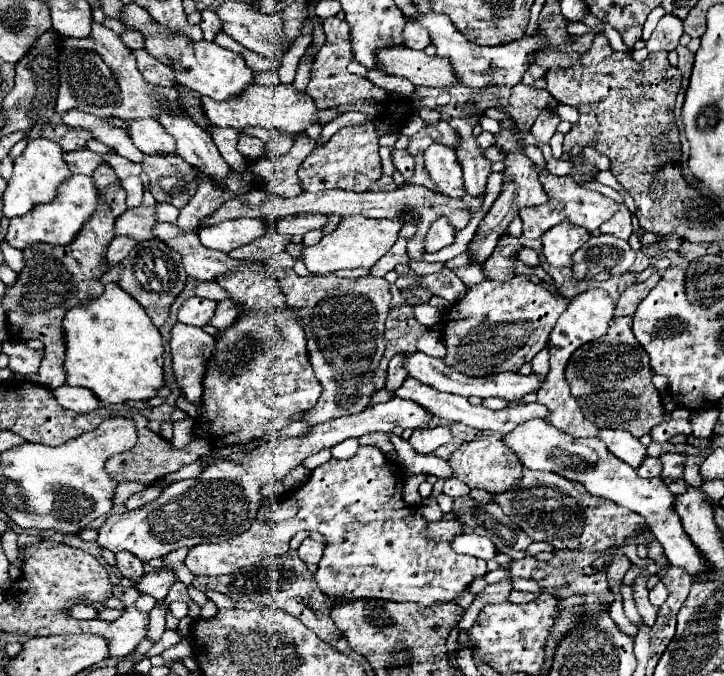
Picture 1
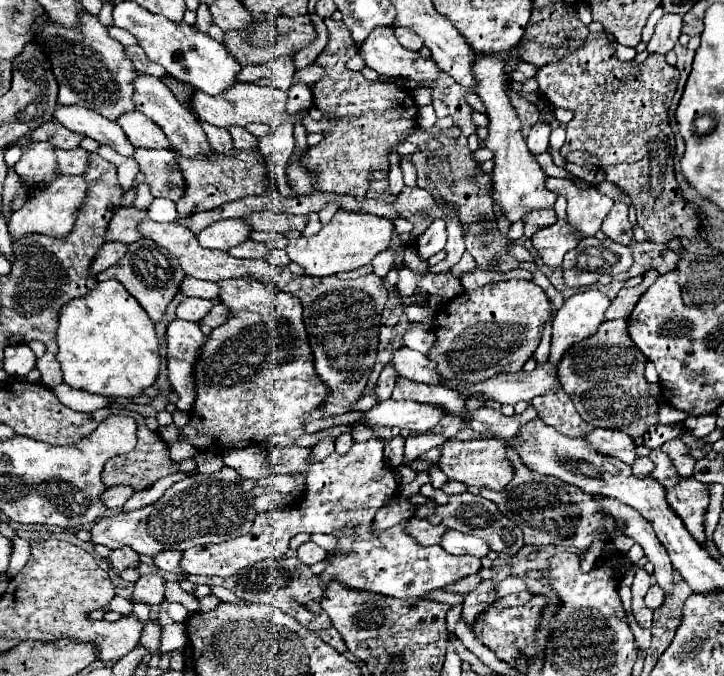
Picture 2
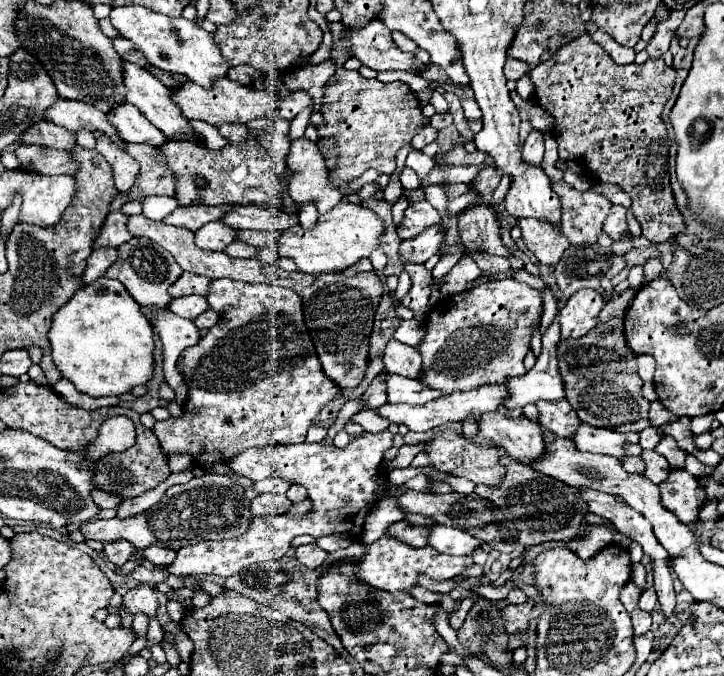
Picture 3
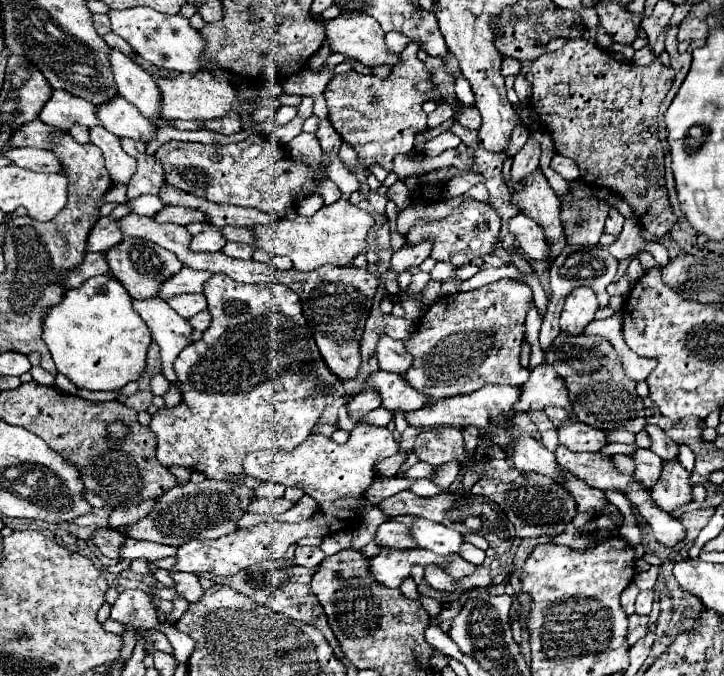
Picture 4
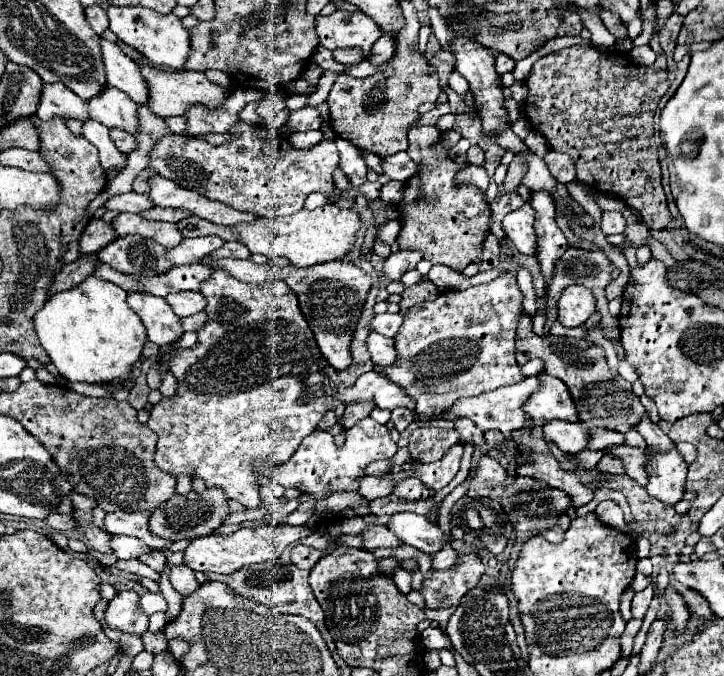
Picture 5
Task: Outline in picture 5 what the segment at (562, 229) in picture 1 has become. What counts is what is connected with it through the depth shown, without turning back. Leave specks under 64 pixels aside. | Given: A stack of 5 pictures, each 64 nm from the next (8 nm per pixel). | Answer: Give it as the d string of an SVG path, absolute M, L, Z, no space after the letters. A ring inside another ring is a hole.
M528 204L506 214L502 228L506 238L518 248L518 252L536 256L536 232L534 232L534 212Z

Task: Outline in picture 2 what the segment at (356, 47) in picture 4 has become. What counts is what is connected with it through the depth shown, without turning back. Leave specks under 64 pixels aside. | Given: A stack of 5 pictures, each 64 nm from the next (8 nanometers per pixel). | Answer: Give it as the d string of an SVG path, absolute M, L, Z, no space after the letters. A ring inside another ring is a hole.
M376 28L358 54L364 58L368 68L384 76L434 82L442 74L432 58L422 58L420 52L400 46L394 32L388 32L388 28Z

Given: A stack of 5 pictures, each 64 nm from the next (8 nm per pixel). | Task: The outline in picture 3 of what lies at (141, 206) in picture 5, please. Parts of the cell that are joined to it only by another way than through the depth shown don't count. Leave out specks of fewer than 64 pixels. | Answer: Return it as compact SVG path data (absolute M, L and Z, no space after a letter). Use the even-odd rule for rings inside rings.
M148 196L144 200L144 210L142 214L148 216L150 220L164 220L176 210L176 198L164 198L164 196Z

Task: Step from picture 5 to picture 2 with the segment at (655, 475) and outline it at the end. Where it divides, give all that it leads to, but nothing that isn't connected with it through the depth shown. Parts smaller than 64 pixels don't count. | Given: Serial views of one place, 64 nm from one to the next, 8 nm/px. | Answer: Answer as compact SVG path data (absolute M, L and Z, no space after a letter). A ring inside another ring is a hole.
M690 478L680 480L678 486L666 490L668 502L672 504L672 510L682 518L688 532L698 540L698 544L706 544L706 526L704 526L704 514L708 508L708 486Z

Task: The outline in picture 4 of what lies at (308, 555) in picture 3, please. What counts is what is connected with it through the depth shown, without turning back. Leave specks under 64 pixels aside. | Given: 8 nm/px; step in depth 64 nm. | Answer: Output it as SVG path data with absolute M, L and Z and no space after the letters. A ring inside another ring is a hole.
M296 546L294 552L294 562L298 566L306 566L306 568L316 568L322 564L324 560L324 552L318 546Z

